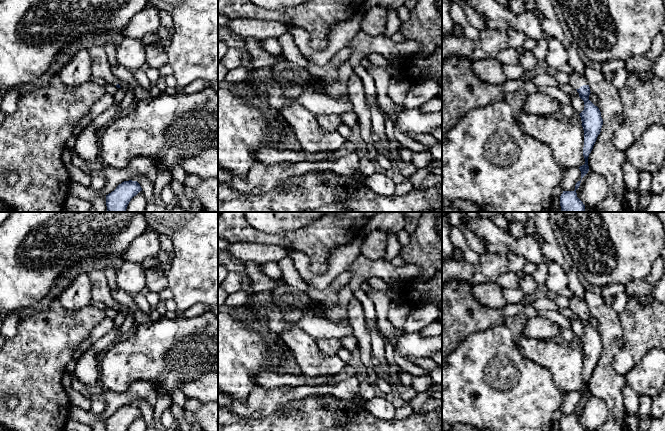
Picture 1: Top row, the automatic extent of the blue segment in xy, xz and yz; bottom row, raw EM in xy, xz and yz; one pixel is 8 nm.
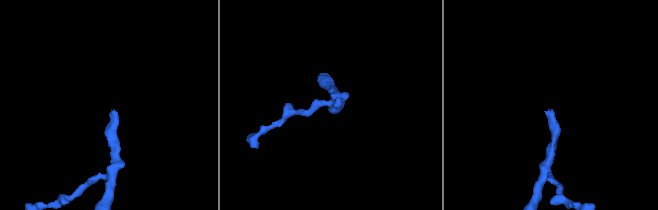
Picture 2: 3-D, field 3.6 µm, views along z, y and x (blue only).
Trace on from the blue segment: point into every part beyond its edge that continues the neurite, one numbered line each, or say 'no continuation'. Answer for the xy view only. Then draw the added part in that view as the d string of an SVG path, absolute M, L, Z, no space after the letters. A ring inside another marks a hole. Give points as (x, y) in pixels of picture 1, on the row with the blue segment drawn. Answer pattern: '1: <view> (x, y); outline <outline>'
1: xy (101, 68); outline M93 45L87 51L93 62L92 75L96 78L104 79L106 84L114 86L119 84L119 79L111 71L111 65L104 48L100 45Z

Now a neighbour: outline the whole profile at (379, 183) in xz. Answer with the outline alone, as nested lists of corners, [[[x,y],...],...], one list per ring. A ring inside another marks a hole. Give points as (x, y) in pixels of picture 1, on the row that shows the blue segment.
[[[376,172],[365,177],[365,186],[381,196],[390,197],[394,195],[396,184],[386,175]]]

